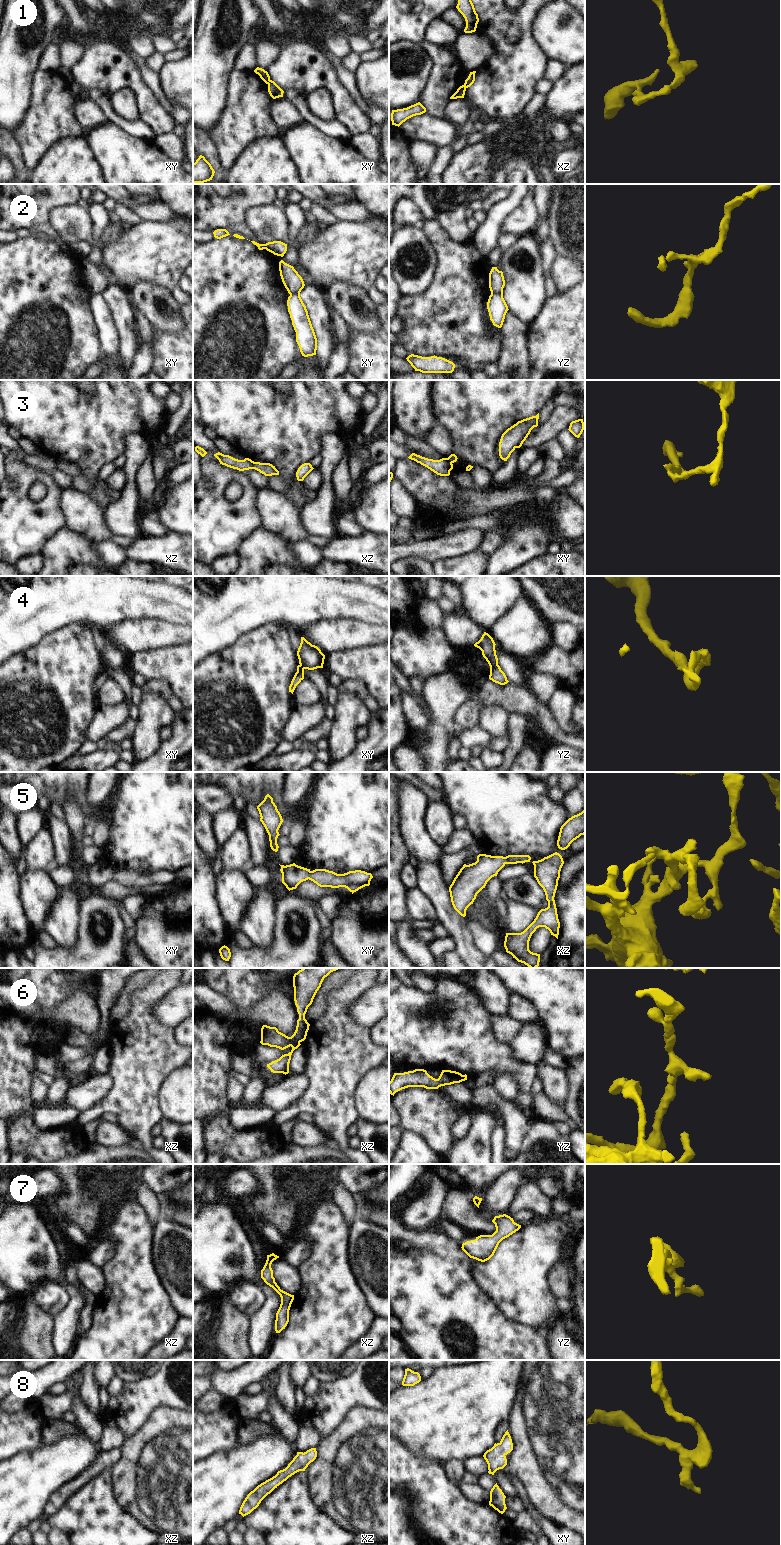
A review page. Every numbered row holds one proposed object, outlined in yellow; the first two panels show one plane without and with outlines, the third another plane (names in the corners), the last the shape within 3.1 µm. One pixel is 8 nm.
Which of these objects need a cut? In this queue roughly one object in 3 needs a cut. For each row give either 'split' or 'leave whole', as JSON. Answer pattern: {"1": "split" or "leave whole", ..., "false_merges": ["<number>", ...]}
{"1": "split", "2": "split", "3": "split", "4": "split", "5": "leave whole", "6": "leave whole", "7": "leave whole", "8": "leave whole", "false_merges": ["1", "2", "3", "4"]}

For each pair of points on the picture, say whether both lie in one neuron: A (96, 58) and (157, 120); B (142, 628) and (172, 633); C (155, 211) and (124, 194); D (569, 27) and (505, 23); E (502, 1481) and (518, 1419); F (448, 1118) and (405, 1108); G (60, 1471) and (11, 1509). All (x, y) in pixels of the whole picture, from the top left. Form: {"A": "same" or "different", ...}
{"A": "same", "B": "same", "C": "same", "D": "different", "E": "different", "F": "same", "G": "same"}

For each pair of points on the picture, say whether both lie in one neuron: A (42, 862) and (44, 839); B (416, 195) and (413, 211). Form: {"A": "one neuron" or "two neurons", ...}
{"A": "one neuron", "B": "two neurons"}

